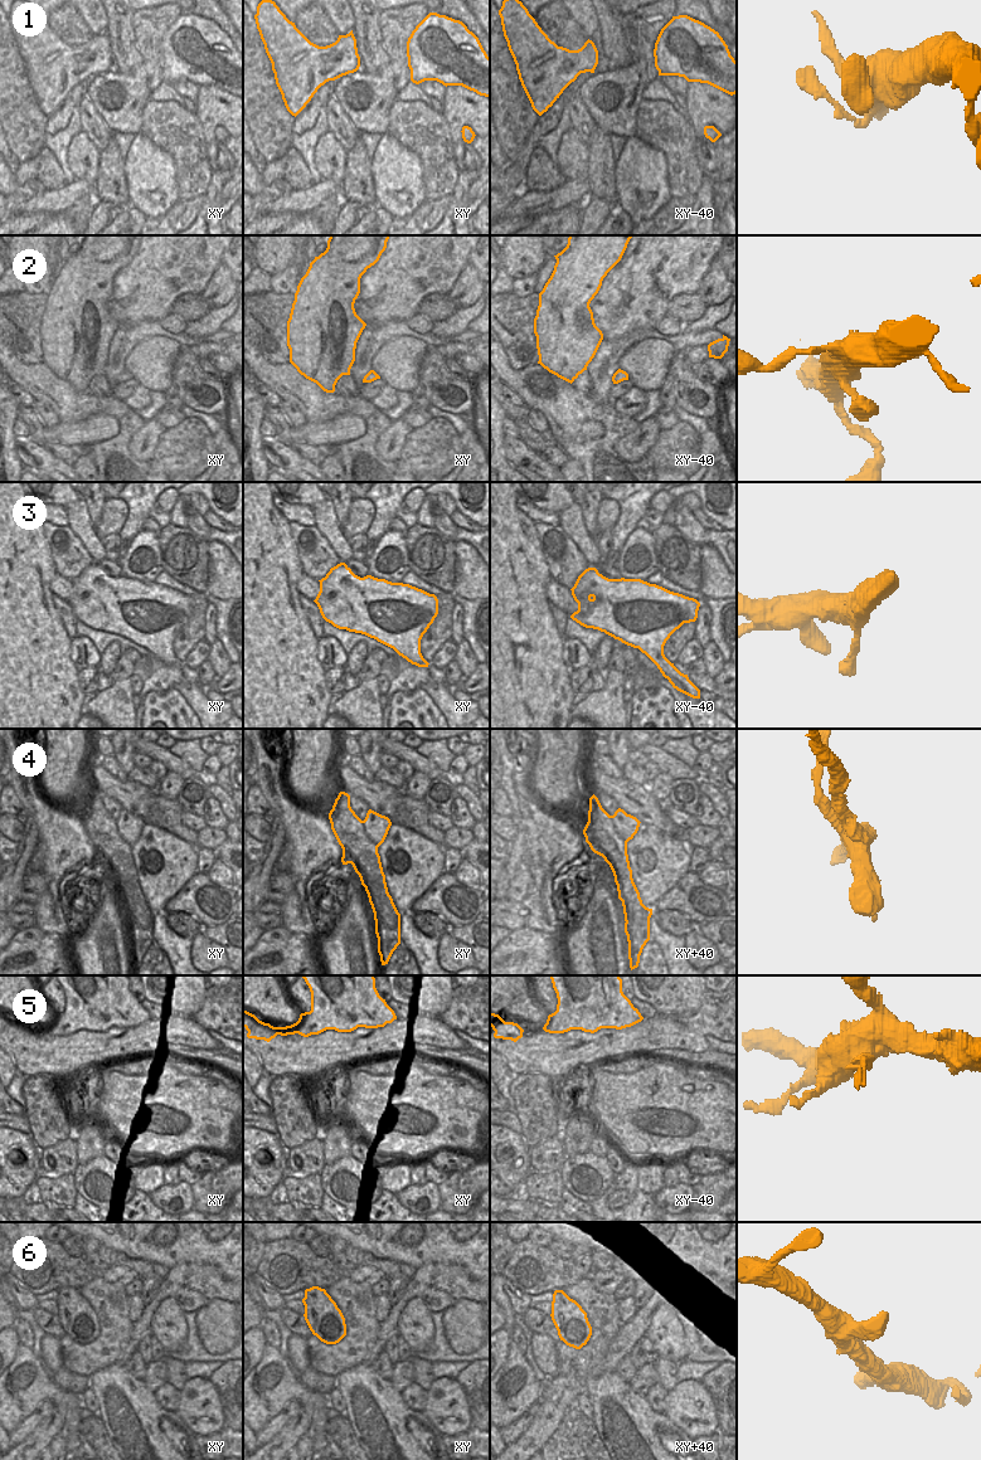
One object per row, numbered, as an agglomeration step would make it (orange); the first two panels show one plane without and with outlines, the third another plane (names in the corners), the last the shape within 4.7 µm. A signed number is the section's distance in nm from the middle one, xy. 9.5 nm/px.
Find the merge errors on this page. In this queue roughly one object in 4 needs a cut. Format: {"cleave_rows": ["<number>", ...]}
{"cleave_rows": ["4", "5"]}

